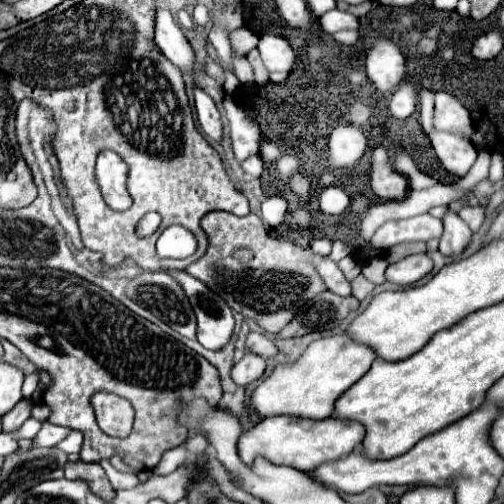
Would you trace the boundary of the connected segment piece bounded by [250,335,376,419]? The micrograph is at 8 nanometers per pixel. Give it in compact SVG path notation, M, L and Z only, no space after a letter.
M346 335L318 339L308 345L298 361L290 365L276 365L272 369L272 373L252 391L250 411L260 417L290 415L304 419L326 419L334 411L334 401L370 369L374 359L374 351L352 343Z

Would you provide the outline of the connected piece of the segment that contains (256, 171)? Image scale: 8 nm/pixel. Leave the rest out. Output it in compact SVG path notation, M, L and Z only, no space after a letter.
M250 155L248 159L244 159L242 161L242 169L246 173L250 173L252 177L260 177L260 173L262 173L262 159L260 159L260 155Z

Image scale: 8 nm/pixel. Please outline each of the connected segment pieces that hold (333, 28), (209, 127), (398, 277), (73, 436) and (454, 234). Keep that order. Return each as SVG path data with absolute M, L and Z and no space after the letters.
M332 9L320 17L320 25L326 33L336 33L340 29L358 29L358 19L346 11Z
M194 87L194 99L196 99L196 113L198 113L198 123L202 133L214 141L220 143L222 141L222 119L220 119L220 111L216 109L214 101L210 95L206 95L200 87Z
M426 253L408 255L396 263L390 263L386 269L386 279L390 283L408 287L426 277L432 271L432 259Z
M72 431L66 439L62 439L58 445L56 445L60 451L66 451L66 453L78 453L80 447L82 447L82 435L78 431Z
M448 211L442 221L444 221L444 235L440 237L442 255L448 257L462 255L462 251L466 251L466 247L472 241L470 227L454 211Z

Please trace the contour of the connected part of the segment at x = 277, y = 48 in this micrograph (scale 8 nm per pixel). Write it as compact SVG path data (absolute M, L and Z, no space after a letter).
M262 35L258 51L268 71L286 71L286 73L292 71L296 55L286 39L276 35Z

